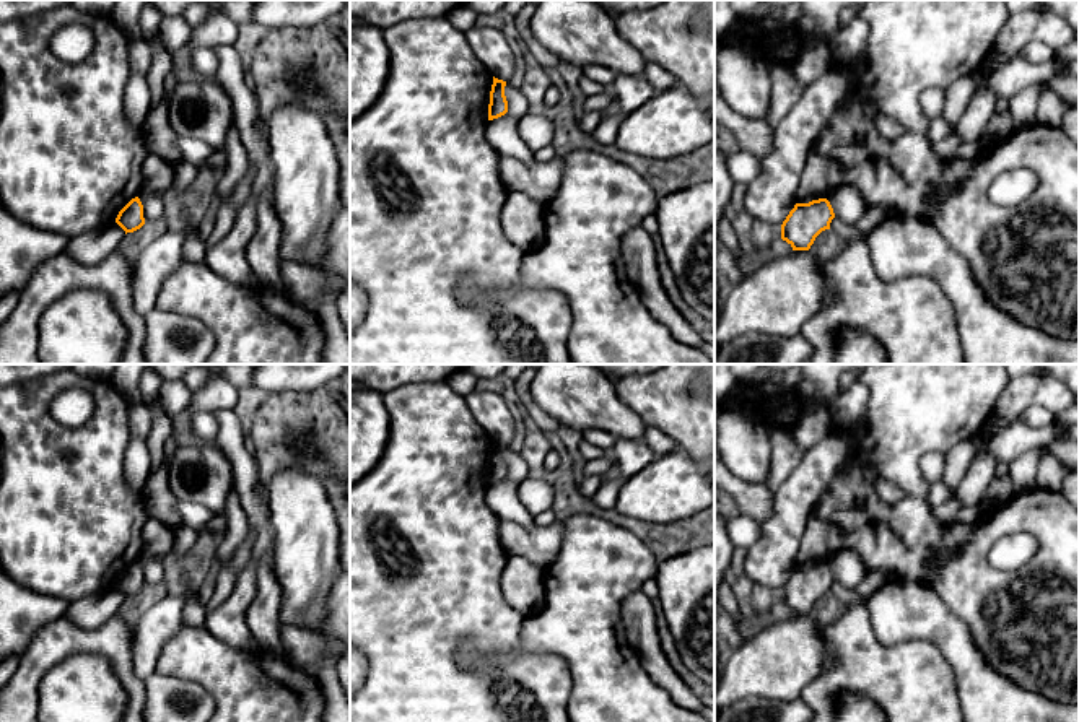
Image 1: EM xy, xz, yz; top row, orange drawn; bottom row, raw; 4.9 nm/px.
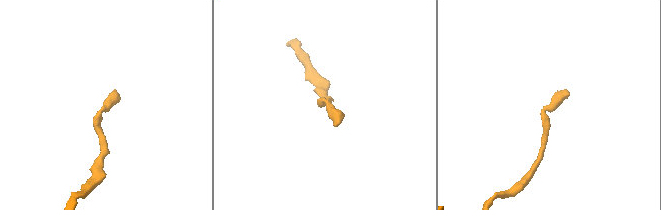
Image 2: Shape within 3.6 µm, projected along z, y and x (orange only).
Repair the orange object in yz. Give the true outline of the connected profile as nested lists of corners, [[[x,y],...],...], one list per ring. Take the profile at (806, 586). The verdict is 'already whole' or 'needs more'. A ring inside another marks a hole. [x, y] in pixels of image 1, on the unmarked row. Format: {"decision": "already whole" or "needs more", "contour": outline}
{"decision": "already whole", "contour": [[[827,563],[812,564],[809,568],[796,568],[781,589],[781,603],[793,615],[809,615],[815,602],[830,594],[835,582],[833,572]]]}

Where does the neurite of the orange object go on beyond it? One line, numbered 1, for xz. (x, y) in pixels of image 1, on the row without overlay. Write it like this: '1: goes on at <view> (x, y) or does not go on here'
1: does not go on here

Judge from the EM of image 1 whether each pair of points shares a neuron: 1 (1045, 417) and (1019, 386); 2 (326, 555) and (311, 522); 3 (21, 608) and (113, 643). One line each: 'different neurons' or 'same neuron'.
1: different neurons
2: same neuron
3: different neurons

